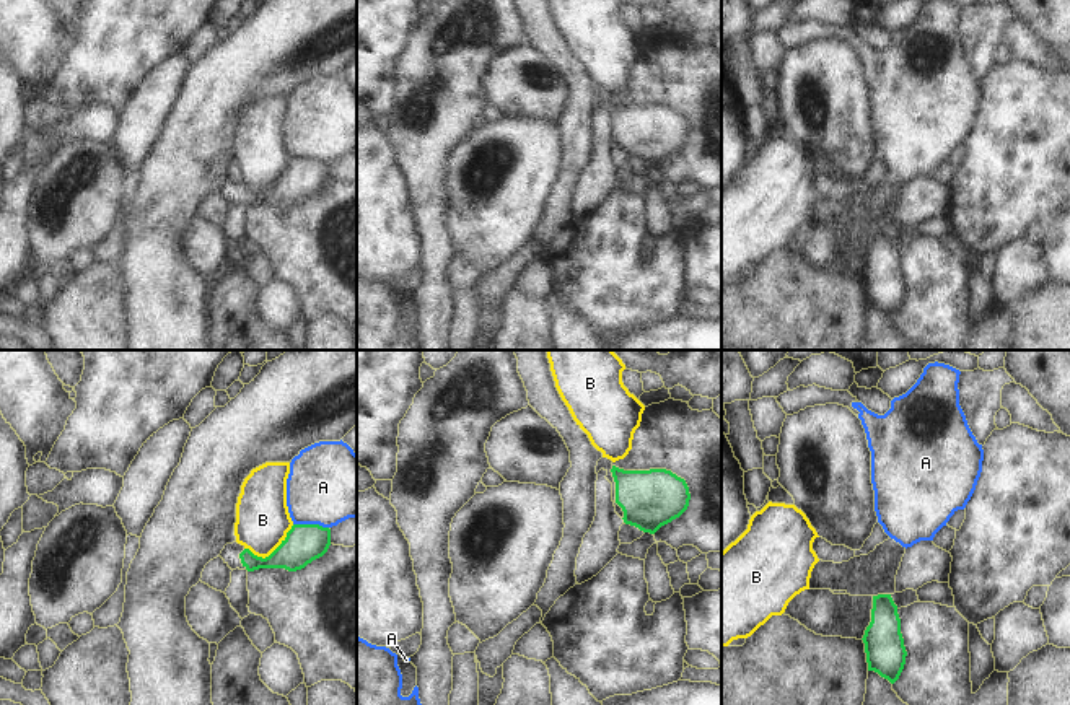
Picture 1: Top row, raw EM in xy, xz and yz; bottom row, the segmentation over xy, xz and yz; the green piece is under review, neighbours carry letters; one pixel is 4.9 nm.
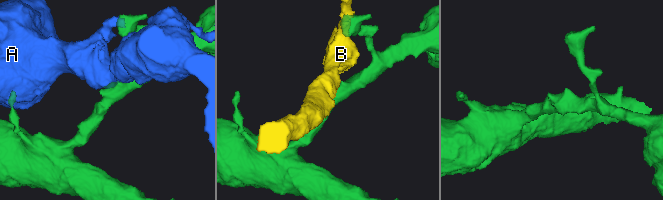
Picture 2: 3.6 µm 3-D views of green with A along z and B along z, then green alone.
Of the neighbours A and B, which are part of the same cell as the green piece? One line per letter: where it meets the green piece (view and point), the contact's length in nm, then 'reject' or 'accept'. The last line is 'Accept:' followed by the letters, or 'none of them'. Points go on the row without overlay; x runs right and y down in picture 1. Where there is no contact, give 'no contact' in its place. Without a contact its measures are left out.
A: meets green in xy at (311, 160); contact 180 nm long; reject
B: meets green in xy at (272, 188); contact 280 nm long; reject
Accept: none of them

